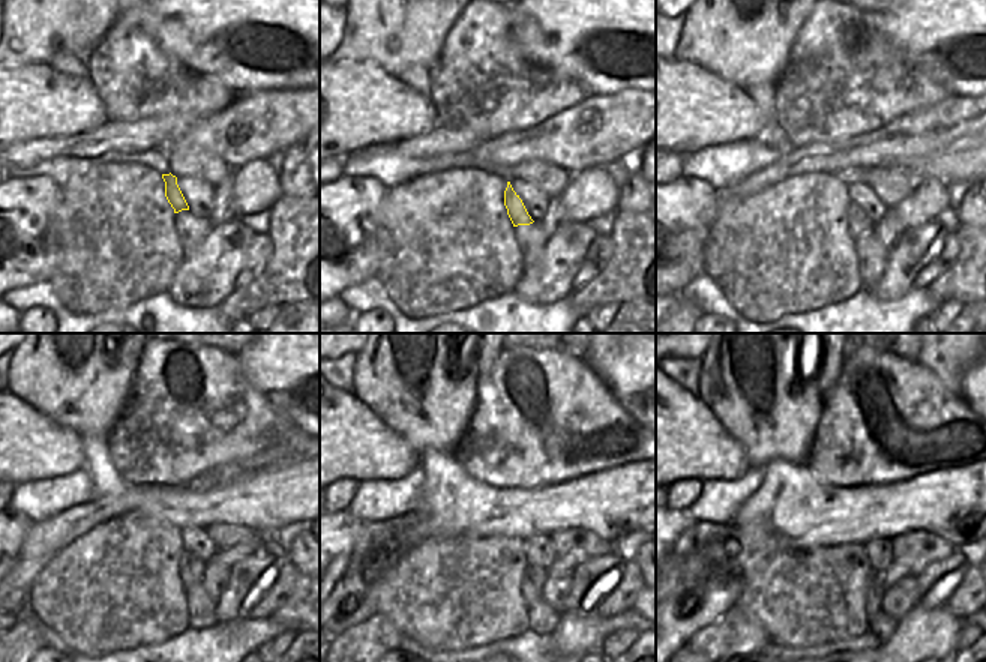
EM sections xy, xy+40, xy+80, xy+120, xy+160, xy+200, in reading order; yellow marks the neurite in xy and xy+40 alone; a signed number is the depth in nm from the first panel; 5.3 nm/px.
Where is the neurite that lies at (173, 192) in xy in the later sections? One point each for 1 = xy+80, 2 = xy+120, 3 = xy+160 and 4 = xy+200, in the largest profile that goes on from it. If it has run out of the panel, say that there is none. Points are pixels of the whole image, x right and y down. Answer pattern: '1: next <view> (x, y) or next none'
1: next xy+80 (859, 224)
2: next xy+120 (191, 568)
3: next xy+160 (533, 580)
4: next xy+200 (874, 602)

